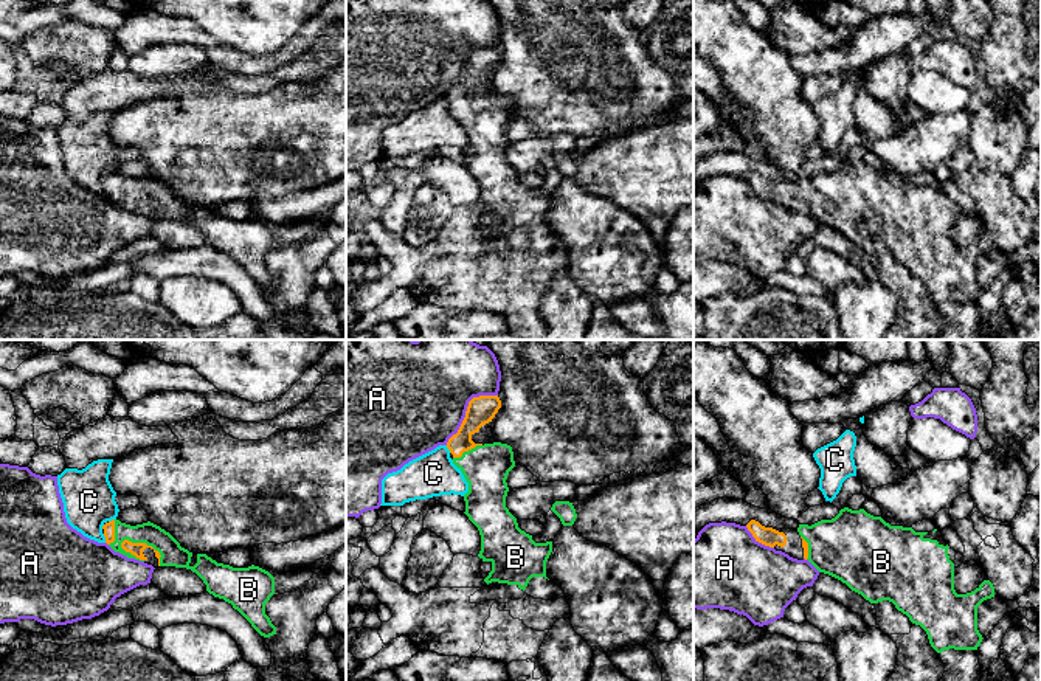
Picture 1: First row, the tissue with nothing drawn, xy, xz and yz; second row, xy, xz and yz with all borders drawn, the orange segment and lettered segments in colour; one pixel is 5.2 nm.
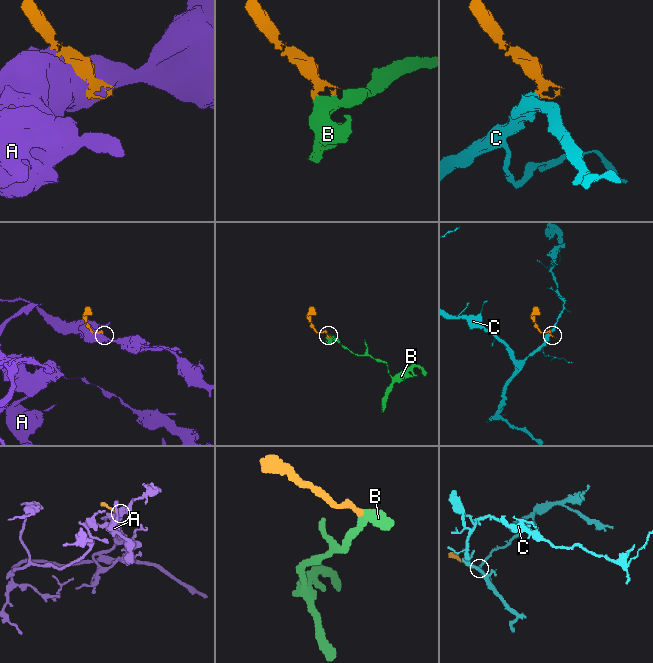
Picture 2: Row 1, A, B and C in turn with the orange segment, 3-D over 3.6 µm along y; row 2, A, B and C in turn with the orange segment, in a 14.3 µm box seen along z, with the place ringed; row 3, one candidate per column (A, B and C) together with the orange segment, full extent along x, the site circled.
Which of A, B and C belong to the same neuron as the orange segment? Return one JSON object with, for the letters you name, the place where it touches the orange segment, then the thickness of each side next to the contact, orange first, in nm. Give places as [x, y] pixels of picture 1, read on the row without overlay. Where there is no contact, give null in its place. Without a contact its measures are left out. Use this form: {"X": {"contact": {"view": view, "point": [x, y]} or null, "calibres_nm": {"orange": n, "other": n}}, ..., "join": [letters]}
{"B": {"contact": {"view": "xy", "point": [145, 196]}, "calibres_nm": {"orange": 70, "other": 120}}, "join": ["B"]}

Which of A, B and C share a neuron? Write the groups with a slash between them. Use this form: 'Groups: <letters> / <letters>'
Groups: A / B / C

